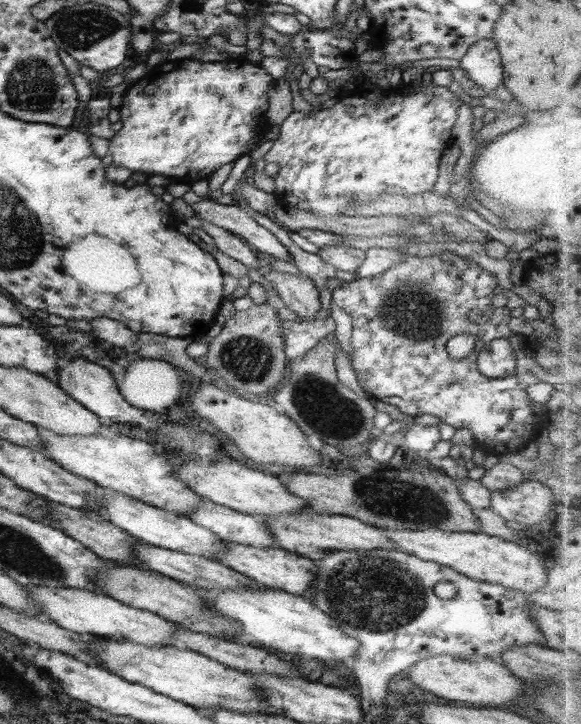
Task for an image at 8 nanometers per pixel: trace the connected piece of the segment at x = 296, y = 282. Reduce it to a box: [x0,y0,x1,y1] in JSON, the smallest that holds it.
[263,270,320,320]

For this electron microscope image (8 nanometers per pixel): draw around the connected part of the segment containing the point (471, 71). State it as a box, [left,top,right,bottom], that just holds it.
[460,38,504,94]

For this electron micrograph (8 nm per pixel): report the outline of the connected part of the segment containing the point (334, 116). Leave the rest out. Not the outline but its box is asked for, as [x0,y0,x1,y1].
[263,83,465,215]

